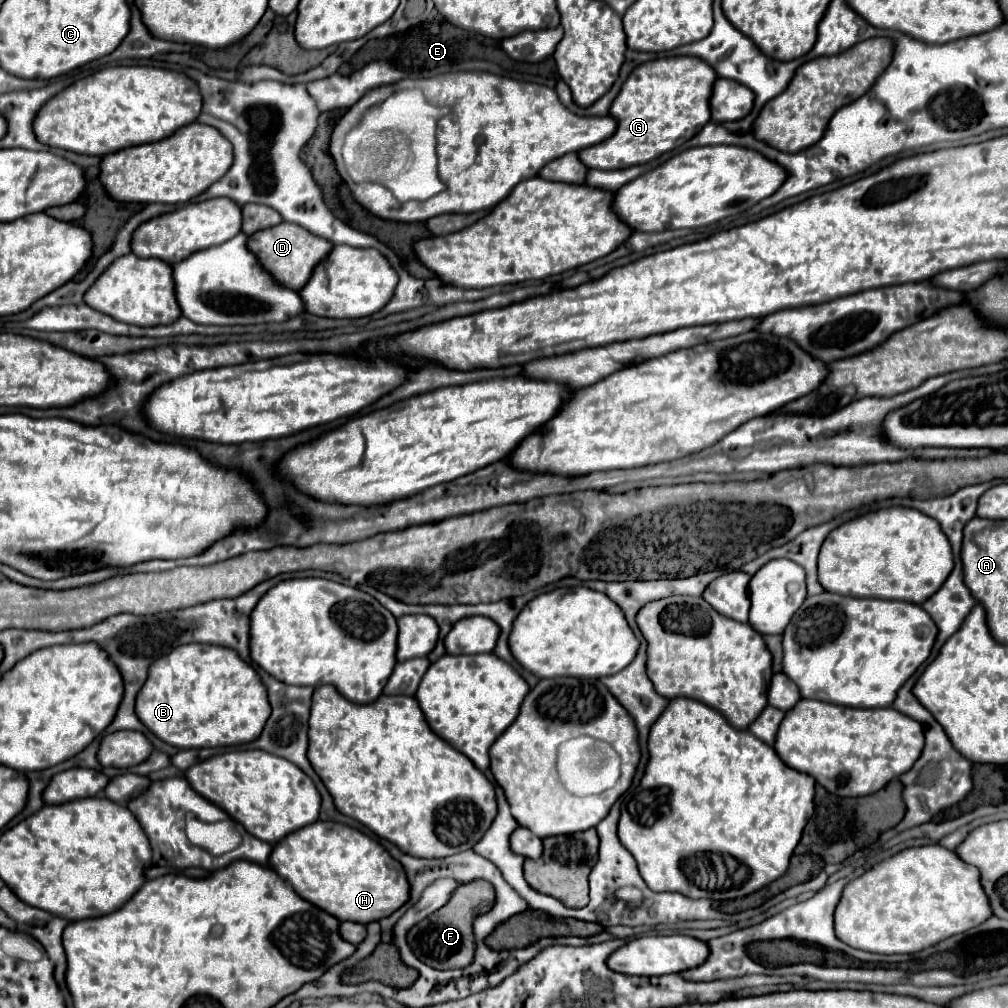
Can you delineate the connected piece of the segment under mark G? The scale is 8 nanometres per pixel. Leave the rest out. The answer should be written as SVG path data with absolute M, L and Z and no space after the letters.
M691 56L657 58L637 66L621 86L619 96L609 108L617 120L617 130L607 140L579 150L579 160L587 168L615 170L635 164L647 164L661 154L691 140L709 120L709 96L715 72L707 62Z

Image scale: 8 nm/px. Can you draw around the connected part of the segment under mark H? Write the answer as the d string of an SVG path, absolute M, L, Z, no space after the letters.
M313 822L287 834L273 846L269 866L307 902L337 920L369 924L401 908L409 898L403 866L367 834L339 824Z

